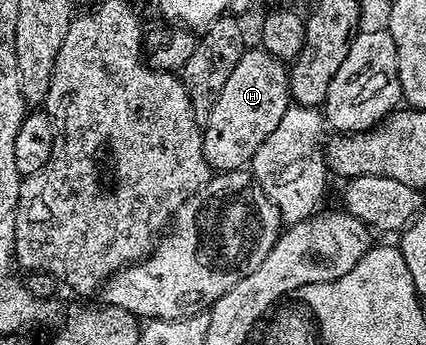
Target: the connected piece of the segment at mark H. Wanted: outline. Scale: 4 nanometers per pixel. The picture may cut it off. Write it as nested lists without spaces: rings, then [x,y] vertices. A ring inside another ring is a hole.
[[[246,49],[243,57],[239,57],[239,65],[227,77],[227,85],[223,85],[211,117],[203,124],[203,157],[217,173],[248,168],[259,145],[275,133],[279,121],[283,121],[283,113],[291,106],[286,64],[263,49],[256,50]]]

